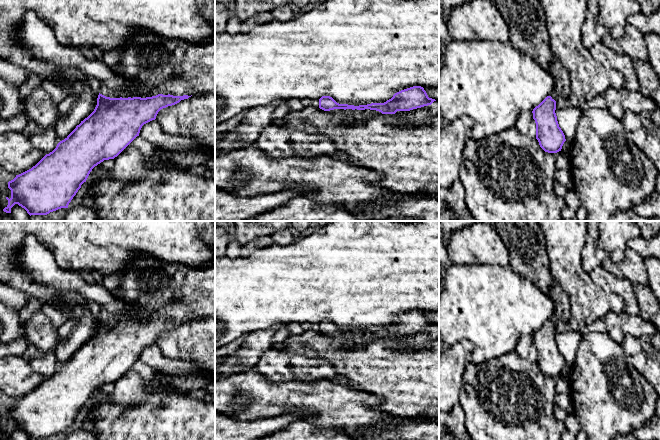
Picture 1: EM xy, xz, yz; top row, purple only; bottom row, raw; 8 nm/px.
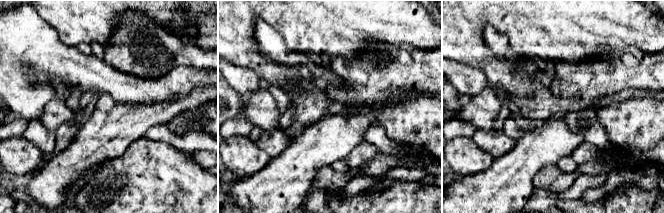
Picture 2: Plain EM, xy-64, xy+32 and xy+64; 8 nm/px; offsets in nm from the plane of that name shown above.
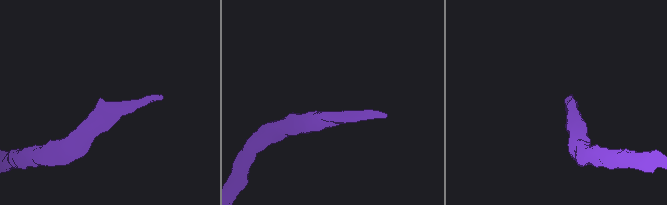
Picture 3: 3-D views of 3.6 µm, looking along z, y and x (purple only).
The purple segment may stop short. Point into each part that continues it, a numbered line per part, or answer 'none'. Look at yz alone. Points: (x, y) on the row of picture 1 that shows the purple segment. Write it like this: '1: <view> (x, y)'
1: yz (528, 32)

